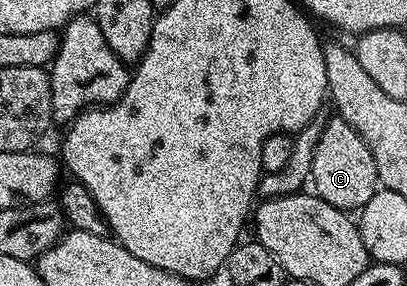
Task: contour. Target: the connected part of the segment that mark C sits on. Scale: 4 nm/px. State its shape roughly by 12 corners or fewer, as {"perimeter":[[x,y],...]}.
{"perimeter":[[341,116],[317,139],[318,200],[362,209],[380,188],[373,151]]}

